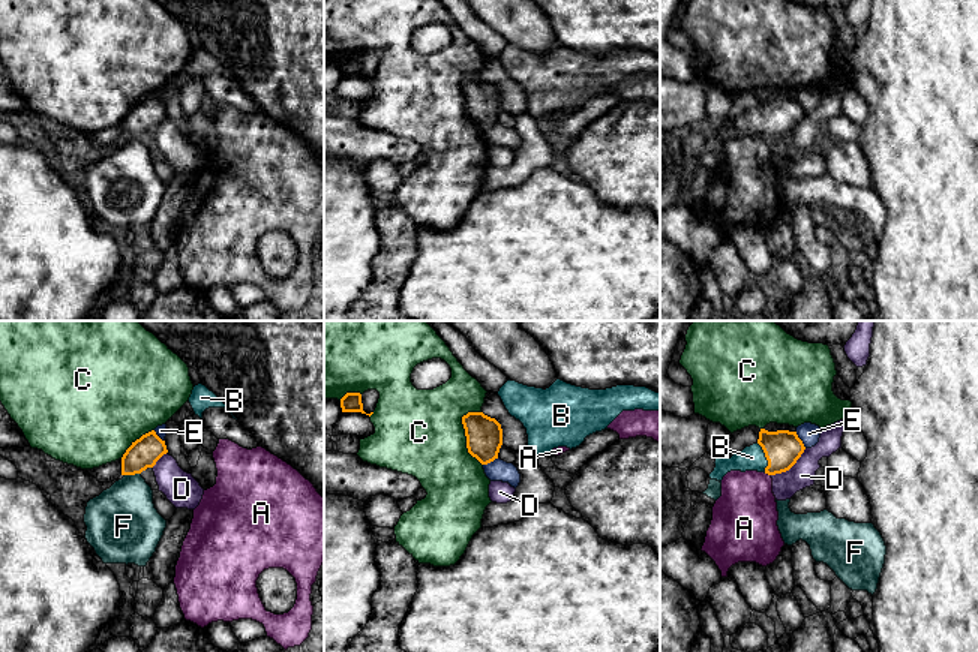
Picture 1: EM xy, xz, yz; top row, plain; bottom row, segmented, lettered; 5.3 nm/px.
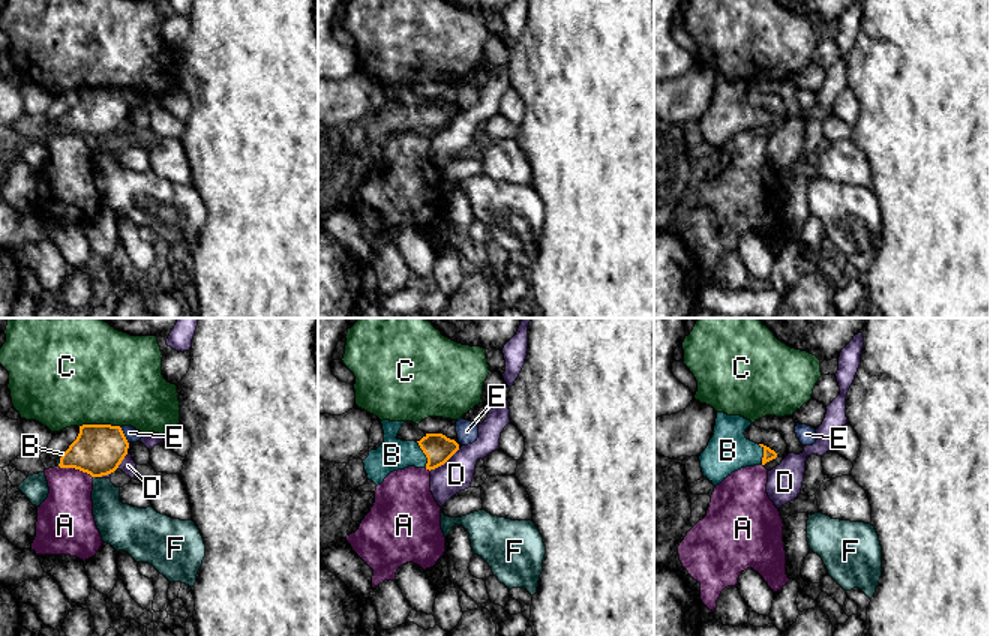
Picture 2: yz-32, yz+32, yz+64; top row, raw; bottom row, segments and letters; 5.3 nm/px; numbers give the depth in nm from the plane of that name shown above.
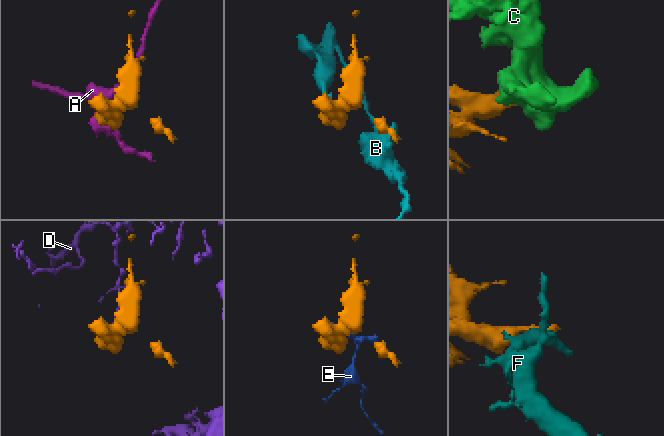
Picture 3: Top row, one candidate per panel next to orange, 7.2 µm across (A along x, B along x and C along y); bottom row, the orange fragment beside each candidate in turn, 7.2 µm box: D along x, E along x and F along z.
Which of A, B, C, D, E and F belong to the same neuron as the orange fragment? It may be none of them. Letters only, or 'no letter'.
B

